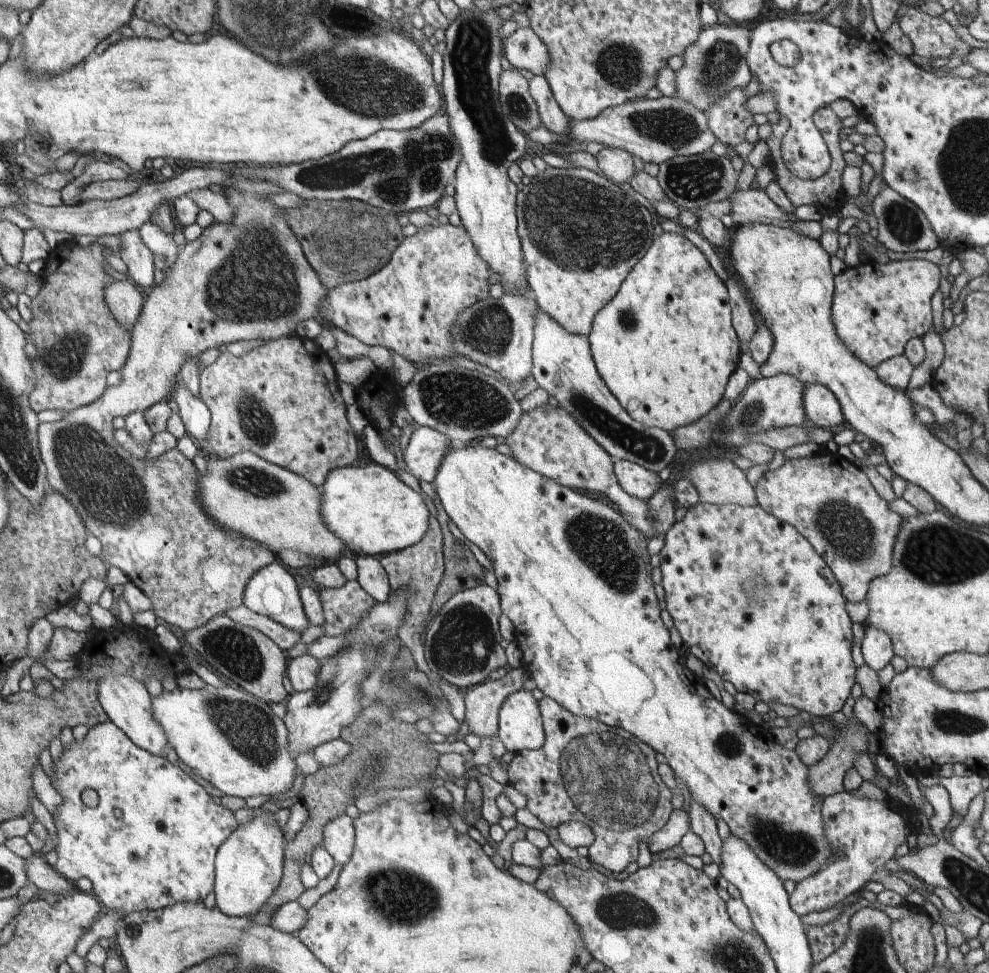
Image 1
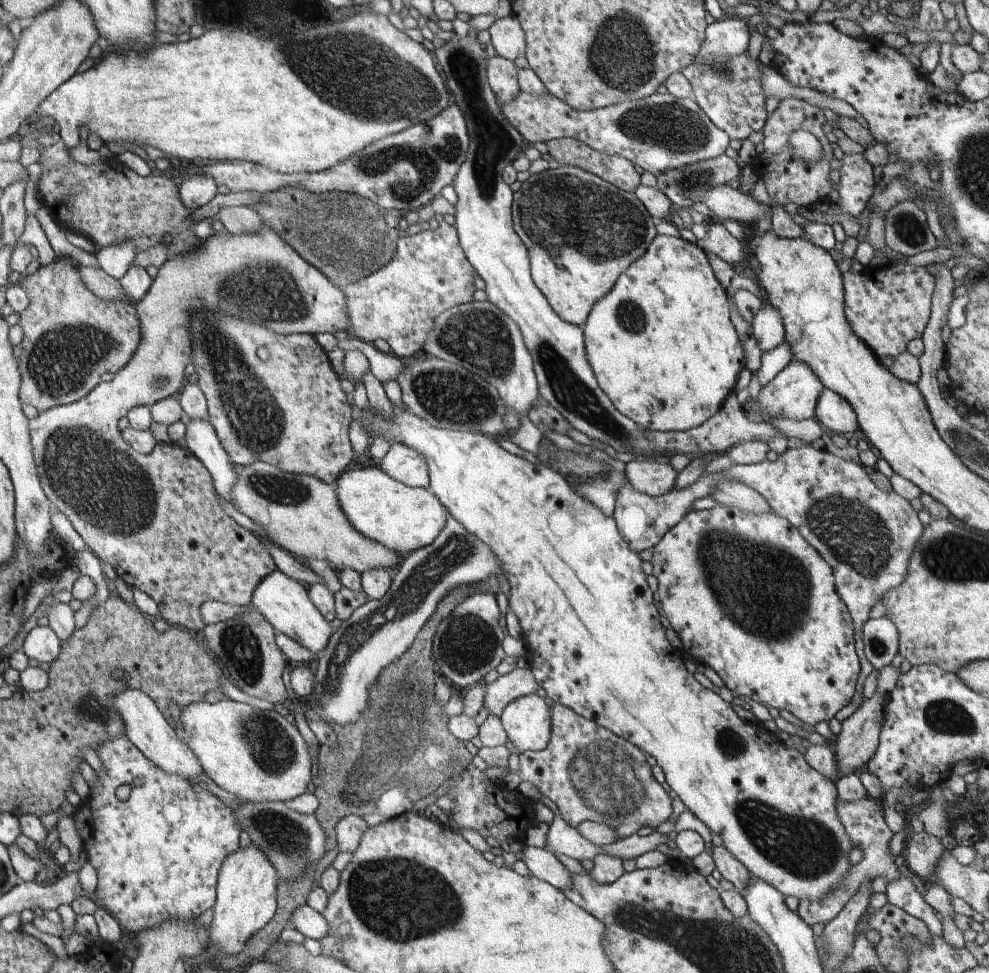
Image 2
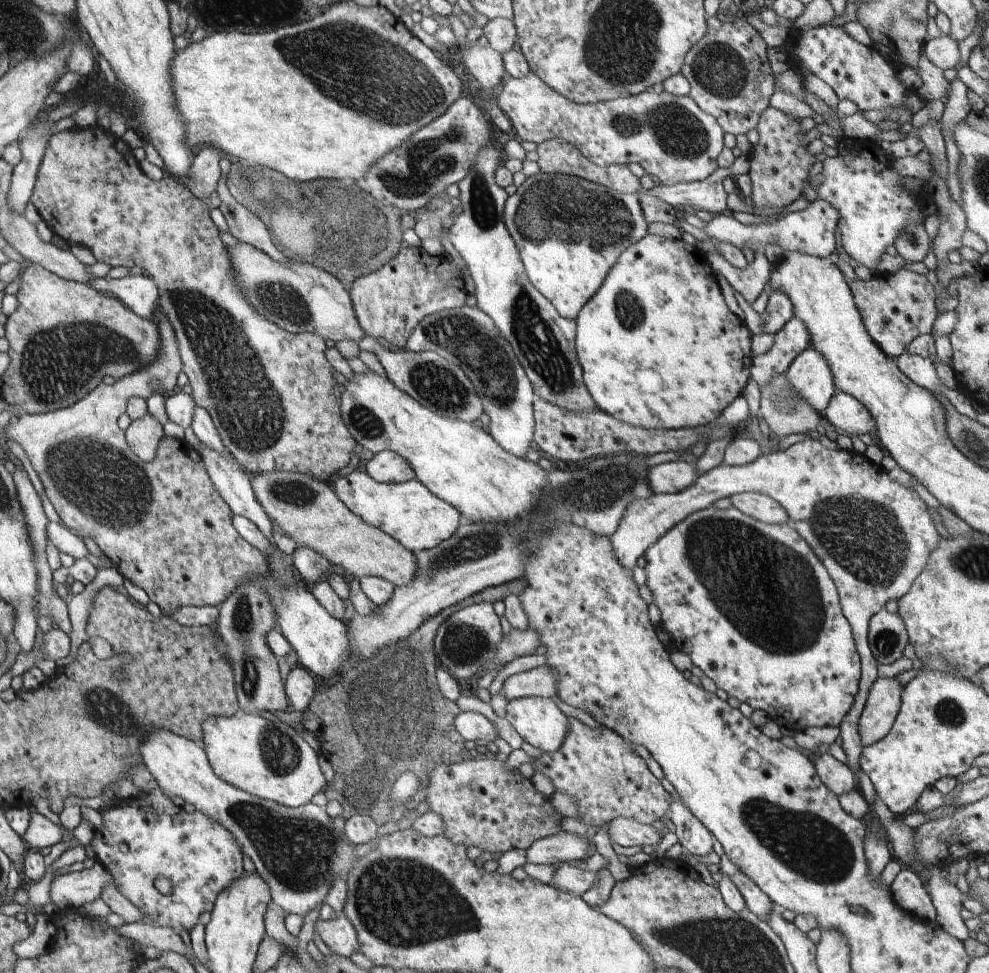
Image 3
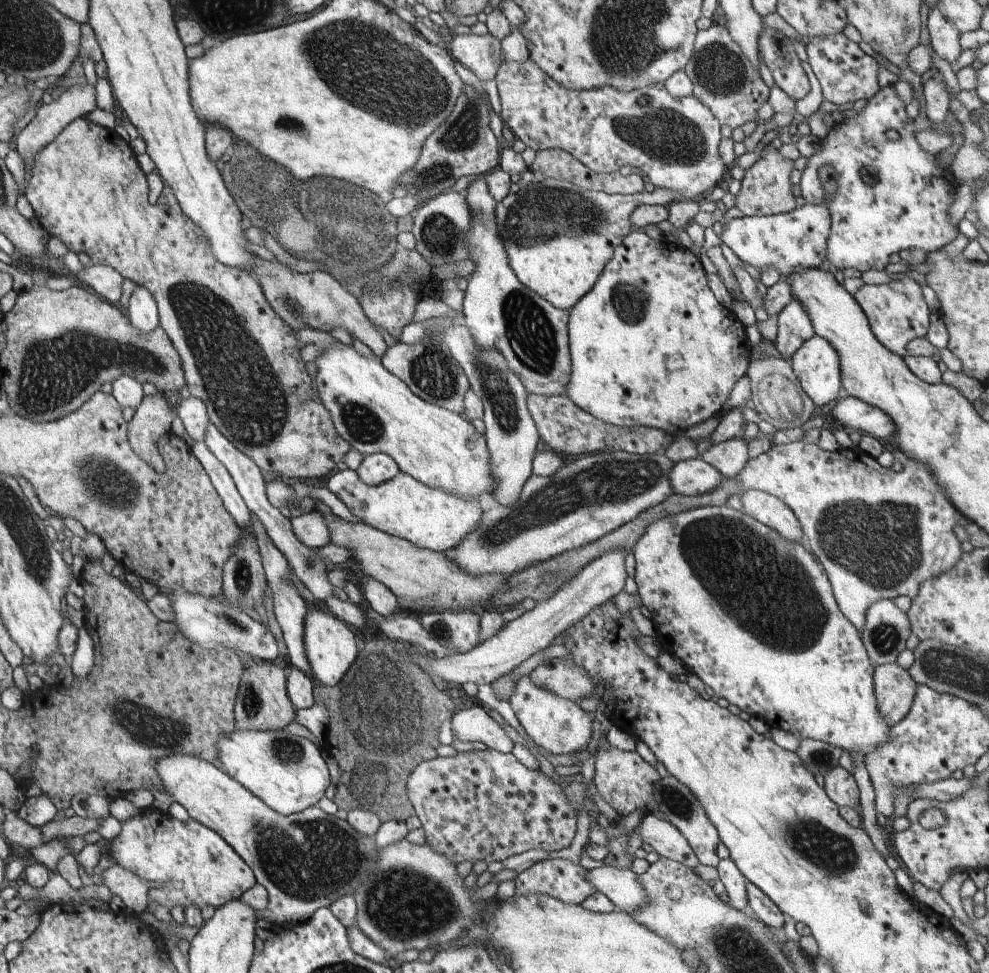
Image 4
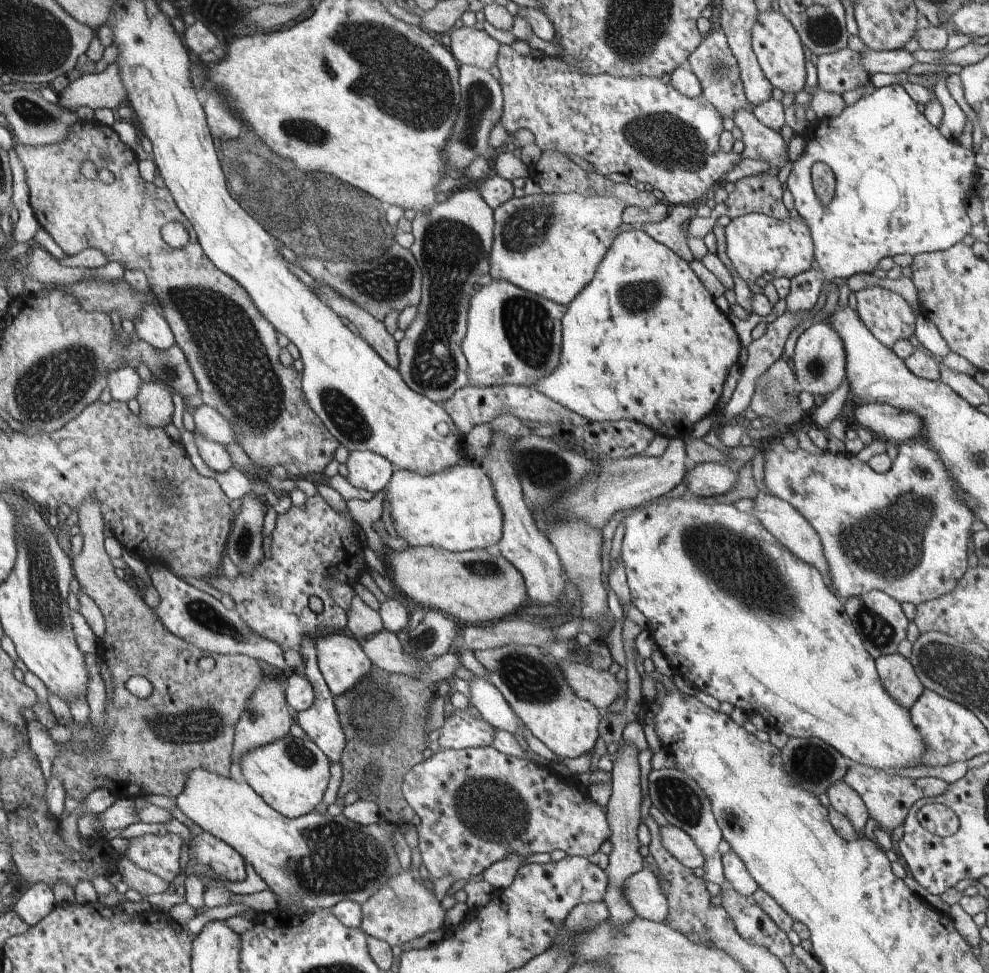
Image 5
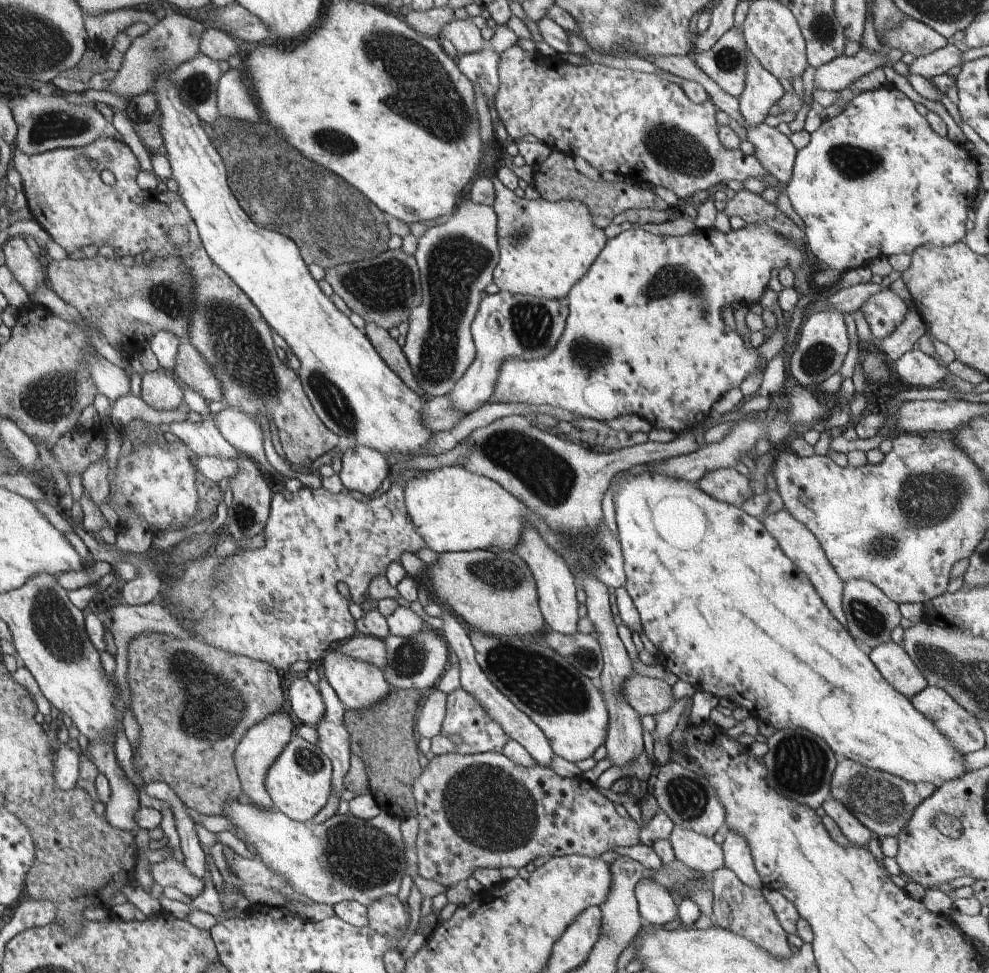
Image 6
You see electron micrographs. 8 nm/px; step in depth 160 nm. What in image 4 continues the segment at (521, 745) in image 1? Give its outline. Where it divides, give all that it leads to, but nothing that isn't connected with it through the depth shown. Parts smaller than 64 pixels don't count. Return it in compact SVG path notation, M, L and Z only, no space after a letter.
M530 673L516 680L514 694L508 698L508 702L526 734L548 753L575 754L584 751L592 739L592 725L595 721L593 714L584 711L576 701L562 698L546 688L536 686L530 680Z

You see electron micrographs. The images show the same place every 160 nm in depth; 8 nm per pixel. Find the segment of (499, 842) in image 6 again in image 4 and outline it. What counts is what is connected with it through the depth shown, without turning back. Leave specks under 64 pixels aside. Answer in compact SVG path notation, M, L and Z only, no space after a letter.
M495 749L472 750L457 752L448 758L430 759L414 770L406 782L406 791L422 822L426 844L457 865L463 861L473 864L484 861L489 865L528 850L562 851L576 836L577 811L568 802L562 787L539 769L526 768L511 753L500 753Z

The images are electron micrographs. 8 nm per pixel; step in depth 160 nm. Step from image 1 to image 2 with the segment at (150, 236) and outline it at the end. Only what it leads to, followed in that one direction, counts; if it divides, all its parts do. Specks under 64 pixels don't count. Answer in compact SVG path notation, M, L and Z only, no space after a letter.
M124 242L122 246L101 248L95 255L99 268L113 279L120 280L131 267L136 252L132 242Z

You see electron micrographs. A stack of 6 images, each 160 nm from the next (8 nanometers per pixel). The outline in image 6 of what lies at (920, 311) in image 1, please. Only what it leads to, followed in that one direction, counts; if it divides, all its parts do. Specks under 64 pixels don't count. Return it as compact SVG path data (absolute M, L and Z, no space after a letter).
M890 288L871 294L860 308L876 342L890 336L907 315L907 306Z

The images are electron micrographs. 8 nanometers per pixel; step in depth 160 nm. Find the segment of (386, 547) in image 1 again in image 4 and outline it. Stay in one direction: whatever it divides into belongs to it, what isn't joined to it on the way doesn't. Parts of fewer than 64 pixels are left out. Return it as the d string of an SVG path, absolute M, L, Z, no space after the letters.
M348 469L330 475L330 480L326 482L325 488L338 497L354 516L364 520L366 525L394 537L408 540L414 546L434 551L448 551L456 548L474 528L478 528L478 524L482 522L482 514L484 514L478 500L464 500L464 498L460 498L456 494L450 494L446 490L431 488L426 486L425 483L419 482L416 478L412 478L410 474L405 473L396 474L390 481L378 486L366 486L365 482L358 478L356 471Z

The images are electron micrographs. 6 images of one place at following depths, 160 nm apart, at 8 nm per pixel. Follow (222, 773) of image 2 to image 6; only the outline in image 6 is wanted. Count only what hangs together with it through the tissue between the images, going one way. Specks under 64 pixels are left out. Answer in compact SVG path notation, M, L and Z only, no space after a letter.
M295 732L294 740L282 749L277 760L269 766L265 778L265 787L273 799L274 808L295 821L313 820L328 804L330 793L333 792L333 764L330 761L321 747L308 743Z

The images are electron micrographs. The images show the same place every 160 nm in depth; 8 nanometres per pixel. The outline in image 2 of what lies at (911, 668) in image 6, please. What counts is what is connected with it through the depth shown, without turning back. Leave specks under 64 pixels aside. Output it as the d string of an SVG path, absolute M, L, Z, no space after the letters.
M876 692L874 696L863 701L860 702L857 710L842 722L842 732L837 736L836 741L831 743L840 777L863 771L880 744L880 734L889 701L888 694Z

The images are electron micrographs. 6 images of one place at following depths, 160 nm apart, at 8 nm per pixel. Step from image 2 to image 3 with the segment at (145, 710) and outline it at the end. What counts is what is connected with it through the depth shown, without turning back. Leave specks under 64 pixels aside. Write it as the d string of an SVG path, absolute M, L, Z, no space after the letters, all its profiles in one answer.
M158 728L146 736L146 740L142 741L141 754L142 762L156 780L156 784L160 786L160 790L168 798L171 799L172 796L182 798L186 802L186 807L196 812L202 812L234 835L238 846L241 846L242 854L252 860L258 876L272 890L274 904L282 914L297 914L304 918L312 909L325 902L326 896L330 892L330 886L334 886L334 882L338 878L345 880L348 878L348 874L352 870L352 862L354 862L354 858L358 858L358 855L354 856L354 852L350 850L352 844L336 832L336 826L328 818L324 808L318 808L313 803L290 808L240 790L214 774L212 764L209 763L209 758L201 744L186 740L164 728Z

